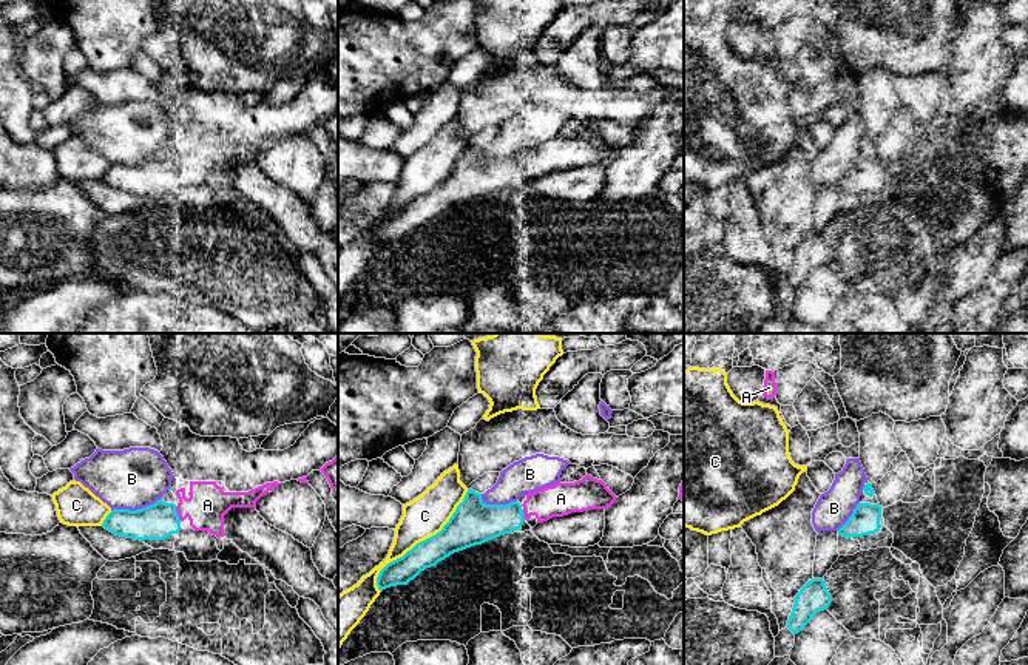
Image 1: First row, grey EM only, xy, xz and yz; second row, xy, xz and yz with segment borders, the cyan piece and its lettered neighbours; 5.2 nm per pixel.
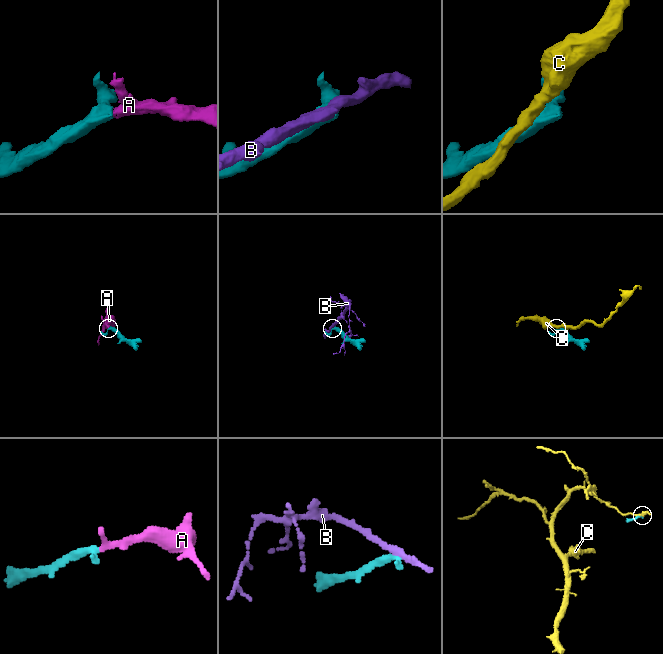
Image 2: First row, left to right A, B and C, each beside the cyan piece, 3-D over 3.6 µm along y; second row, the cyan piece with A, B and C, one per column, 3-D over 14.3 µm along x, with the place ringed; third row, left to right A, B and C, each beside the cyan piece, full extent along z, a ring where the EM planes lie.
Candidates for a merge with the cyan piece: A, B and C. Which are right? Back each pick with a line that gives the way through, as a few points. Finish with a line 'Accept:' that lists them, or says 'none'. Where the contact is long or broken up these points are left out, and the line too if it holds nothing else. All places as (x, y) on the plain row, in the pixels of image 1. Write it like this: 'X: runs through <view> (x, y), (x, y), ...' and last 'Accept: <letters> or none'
Accept: A

